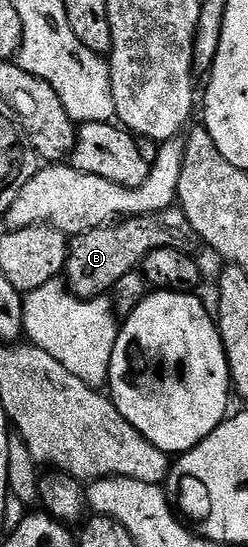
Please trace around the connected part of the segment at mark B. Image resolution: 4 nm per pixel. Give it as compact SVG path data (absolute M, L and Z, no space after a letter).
M178 208L120 220L104 226L102 230L91 230L88 234L78 235L70 243L65 282L76 298L102 298L112 293L123 276L138 271L149 254L157 252L157 248L191 252L194 251L194 246L197 246L195 230Z

